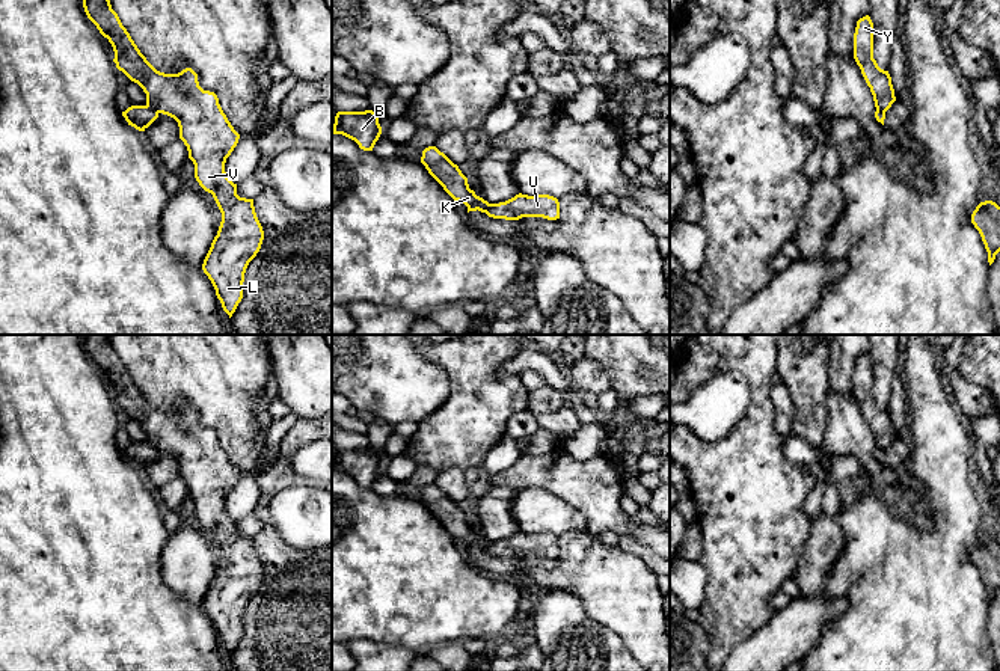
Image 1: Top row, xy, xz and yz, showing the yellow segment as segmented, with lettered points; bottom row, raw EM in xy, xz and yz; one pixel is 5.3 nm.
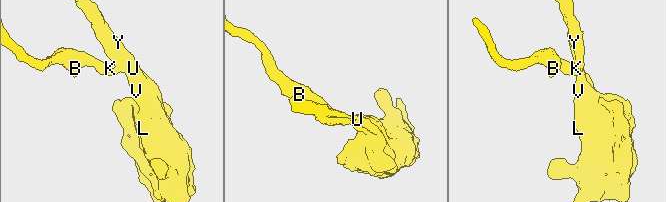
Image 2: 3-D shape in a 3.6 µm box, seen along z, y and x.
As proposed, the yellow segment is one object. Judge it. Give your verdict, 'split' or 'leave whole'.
split

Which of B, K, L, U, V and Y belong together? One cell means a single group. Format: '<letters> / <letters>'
B K / L U V Y

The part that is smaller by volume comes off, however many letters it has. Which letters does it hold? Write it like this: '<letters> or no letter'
B, K

